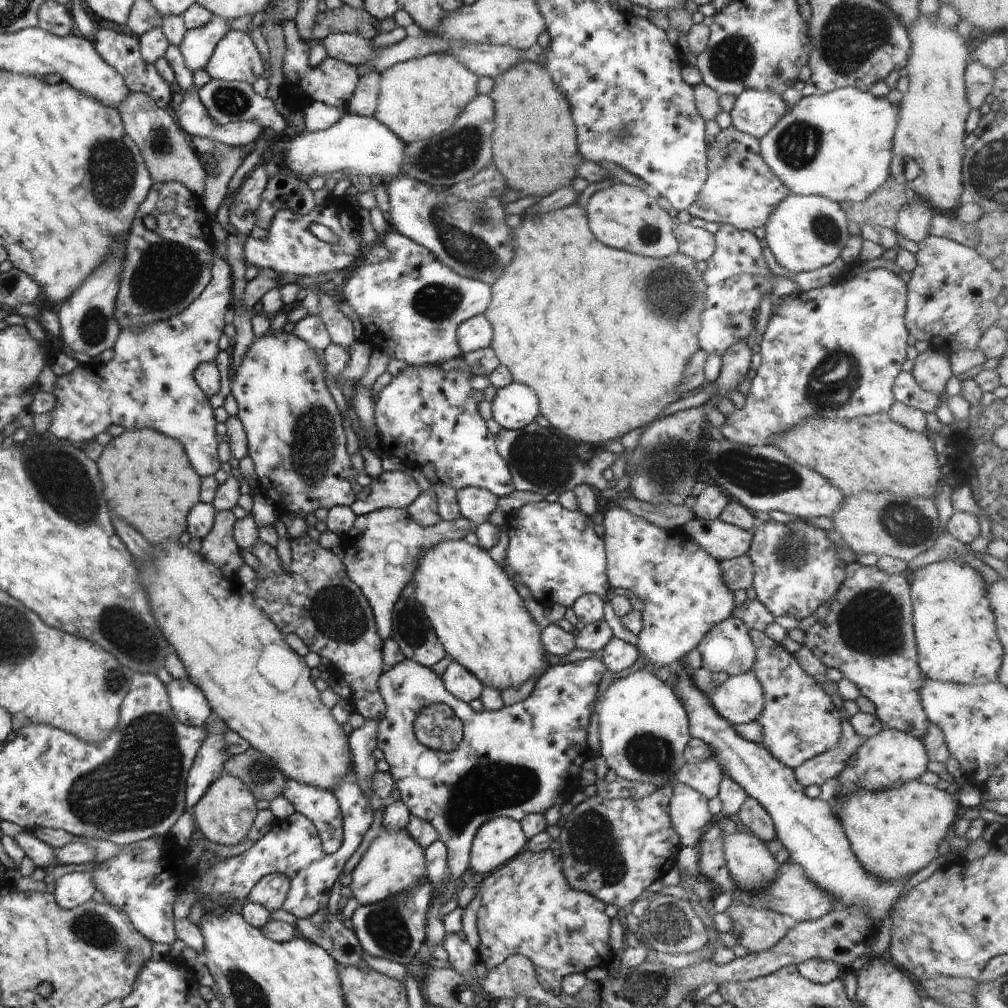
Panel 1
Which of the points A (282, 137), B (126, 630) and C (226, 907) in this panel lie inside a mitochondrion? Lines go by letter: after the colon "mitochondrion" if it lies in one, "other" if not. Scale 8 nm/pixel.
A: other
B: mitochondrion
C: other

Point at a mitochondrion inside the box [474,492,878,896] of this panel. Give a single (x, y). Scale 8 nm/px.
(598, 852)

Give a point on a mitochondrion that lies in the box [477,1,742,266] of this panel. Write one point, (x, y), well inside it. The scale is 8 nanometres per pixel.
(627, 131)

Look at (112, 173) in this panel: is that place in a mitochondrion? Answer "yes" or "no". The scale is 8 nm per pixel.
yes

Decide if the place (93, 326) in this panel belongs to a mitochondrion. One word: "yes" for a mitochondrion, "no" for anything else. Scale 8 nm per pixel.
yes

